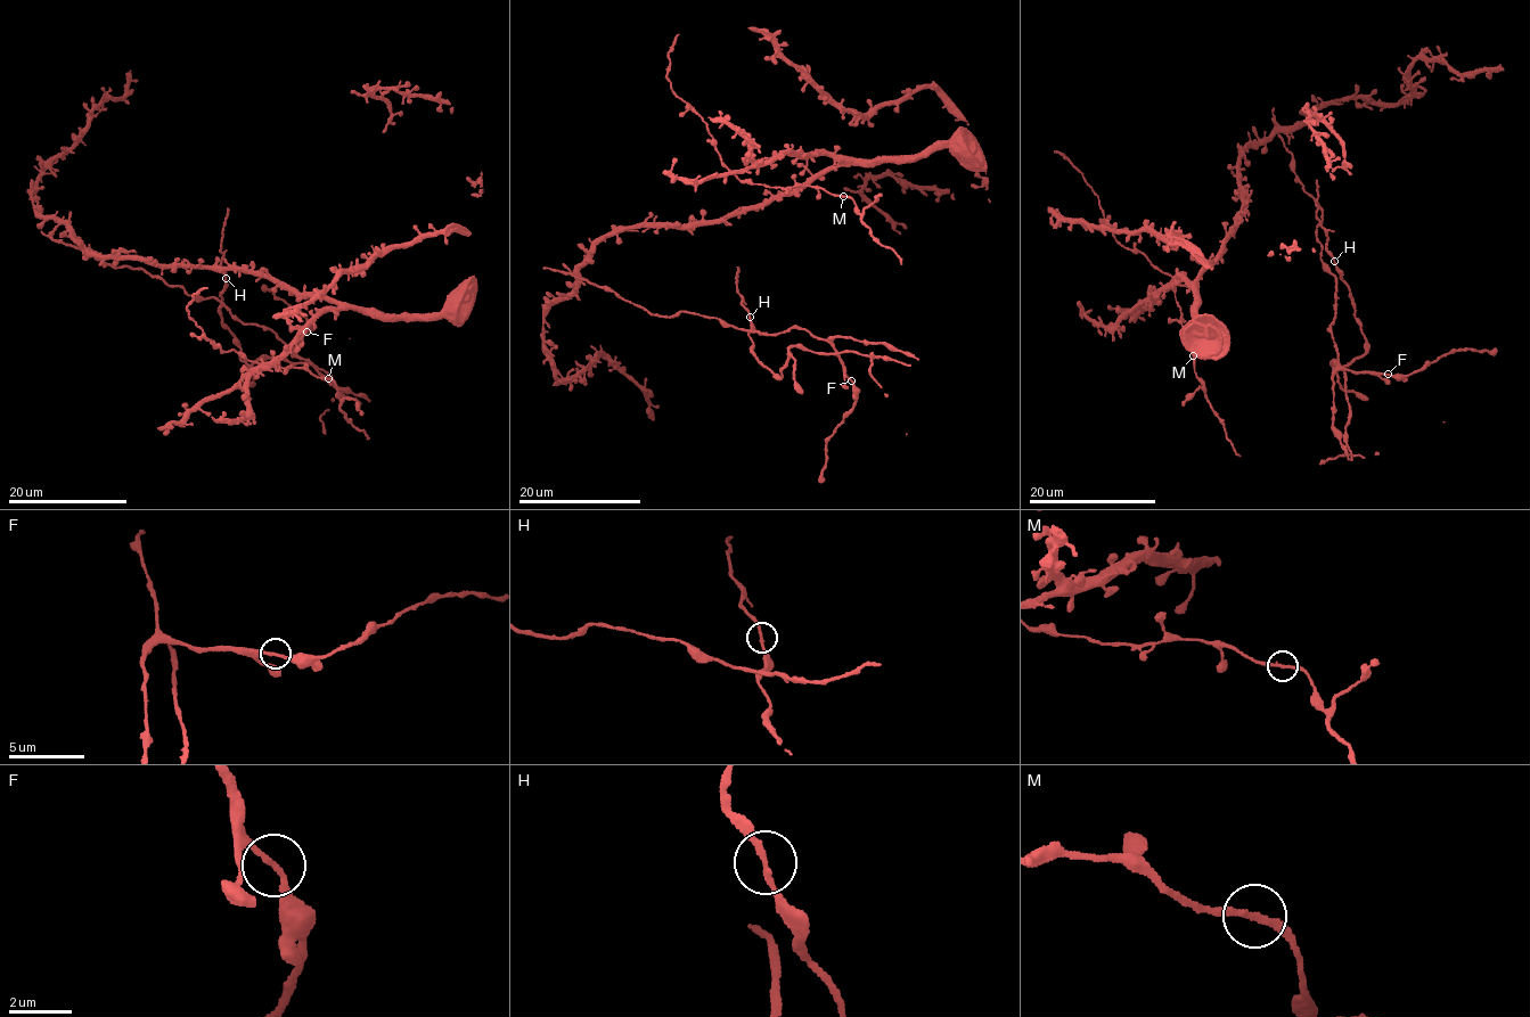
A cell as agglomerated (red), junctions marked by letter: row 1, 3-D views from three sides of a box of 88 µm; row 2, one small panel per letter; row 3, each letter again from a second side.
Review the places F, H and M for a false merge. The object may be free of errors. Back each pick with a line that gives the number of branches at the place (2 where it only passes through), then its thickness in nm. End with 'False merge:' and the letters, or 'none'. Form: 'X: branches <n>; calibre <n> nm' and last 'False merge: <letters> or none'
False merge: none

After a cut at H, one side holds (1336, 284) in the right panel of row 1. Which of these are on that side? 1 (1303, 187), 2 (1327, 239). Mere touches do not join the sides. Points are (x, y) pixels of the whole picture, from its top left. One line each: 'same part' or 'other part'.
1: same part
2: other part

